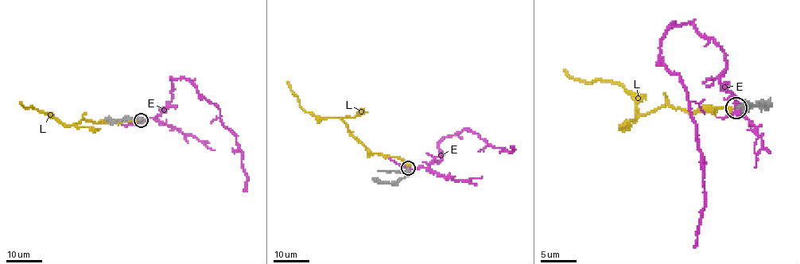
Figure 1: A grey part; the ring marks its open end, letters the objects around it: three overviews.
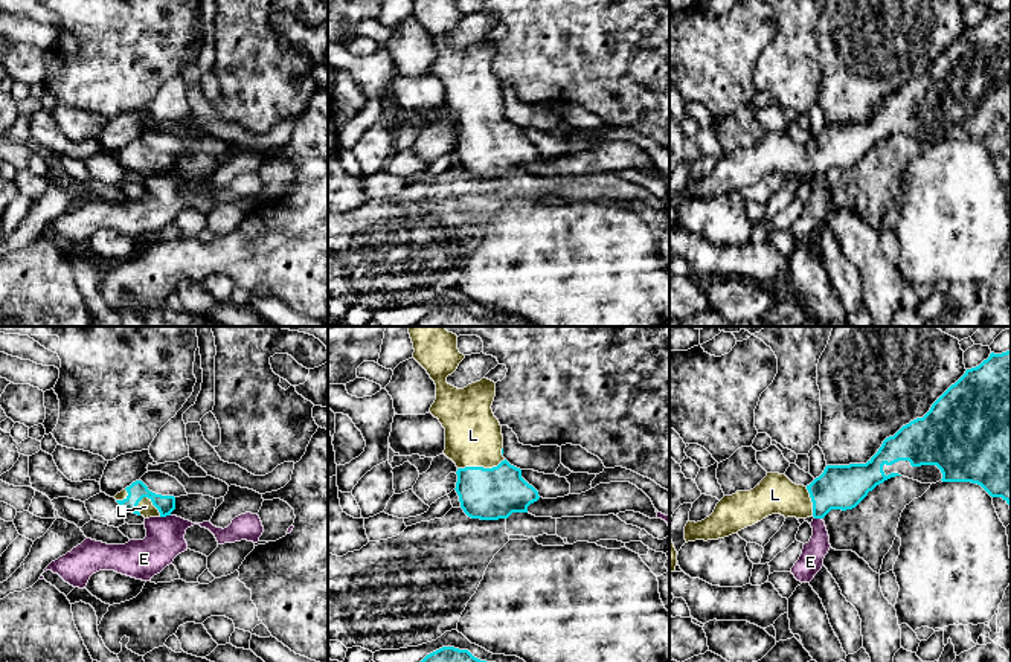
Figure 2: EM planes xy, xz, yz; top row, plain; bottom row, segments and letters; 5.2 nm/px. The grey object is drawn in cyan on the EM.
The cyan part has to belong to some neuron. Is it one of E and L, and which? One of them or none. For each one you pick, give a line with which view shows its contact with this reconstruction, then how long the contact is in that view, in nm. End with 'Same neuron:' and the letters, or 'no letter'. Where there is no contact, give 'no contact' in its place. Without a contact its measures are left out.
L: xz | 260 nm
Same neuron: L

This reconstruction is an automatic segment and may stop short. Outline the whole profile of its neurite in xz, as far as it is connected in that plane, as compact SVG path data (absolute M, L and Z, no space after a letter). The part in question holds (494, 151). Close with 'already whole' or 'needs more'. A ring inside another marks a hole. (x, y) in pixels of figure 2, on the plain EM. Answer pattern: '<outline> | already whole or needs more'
M412 0L413 17L427 29L436 43L436 58L430 72L445 87L444 113L457 125L456 151L461 166L471 177L499 178L512 171L528 171L528 165L540 157L538 149L522 136L522 128L503 116L503 93L499 78L493 72L496 41L482 37L464 47L447 41L459 21L465 17L457 0Z | needs more

